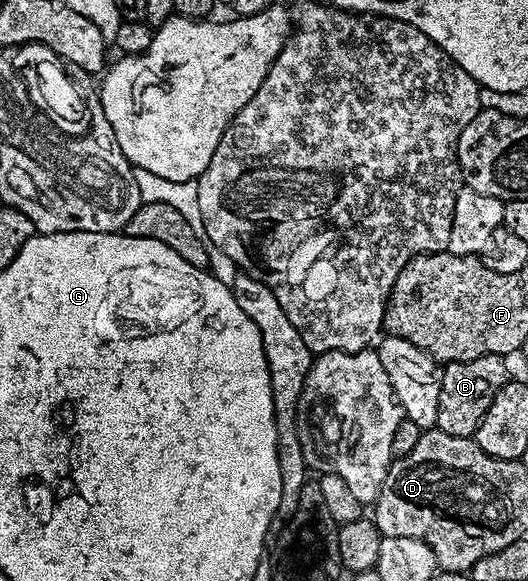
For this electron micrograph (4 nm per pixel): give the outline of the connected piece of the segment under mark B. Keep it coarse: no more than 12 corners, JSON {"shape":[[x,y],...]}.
{"shape":[[505,357],[441,370],[436,428],[473,437],[510,380]]}

